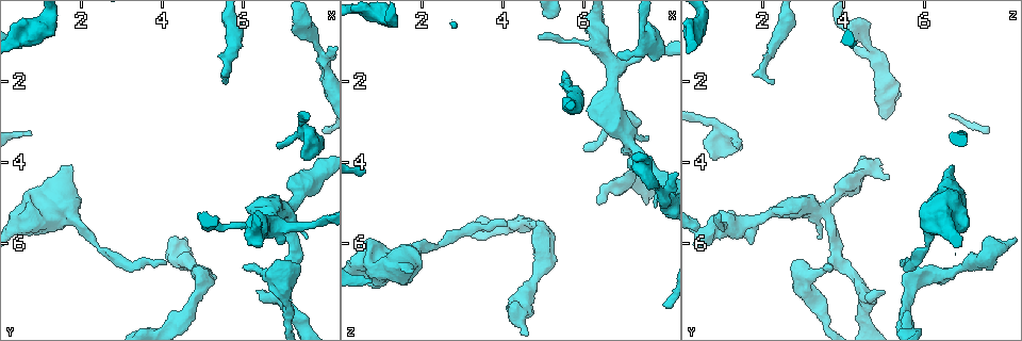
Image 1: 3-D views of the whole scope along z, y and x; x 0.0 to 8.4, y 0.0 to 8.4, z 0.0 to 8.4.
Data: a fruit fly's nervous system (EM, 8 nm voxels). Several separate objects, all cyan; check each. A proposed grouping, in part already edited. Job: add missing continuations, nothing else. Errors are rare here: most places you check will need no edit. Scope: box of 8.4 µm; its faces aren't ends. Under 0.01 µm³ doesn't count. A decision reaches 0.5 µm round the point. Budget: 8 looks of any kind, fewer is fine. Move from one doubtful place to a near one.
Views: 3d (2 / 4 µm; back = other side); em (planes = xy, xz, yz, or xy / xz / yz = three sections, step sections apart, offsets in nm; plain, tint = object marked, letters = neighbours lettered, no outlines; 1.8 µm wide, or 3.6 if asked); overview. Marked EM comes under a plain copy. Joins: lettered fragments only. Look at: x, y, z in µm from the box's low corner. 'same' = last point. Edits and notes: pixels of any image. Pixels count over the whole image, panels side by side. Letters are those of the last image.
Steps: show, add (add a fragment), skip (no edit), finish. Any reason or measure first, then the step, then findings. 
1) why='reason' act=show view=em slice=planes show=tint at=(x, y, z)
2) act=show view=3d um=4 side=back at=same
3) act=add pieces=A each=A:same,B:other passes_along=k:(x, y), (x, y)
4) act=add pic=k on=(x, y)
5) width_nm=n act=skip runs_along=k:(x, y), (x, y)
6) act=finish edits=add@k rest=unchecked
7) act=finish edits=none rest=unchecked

why='free end' act=show view=em slice=planes show=letters at=(5.55, 2.10, 2.25)

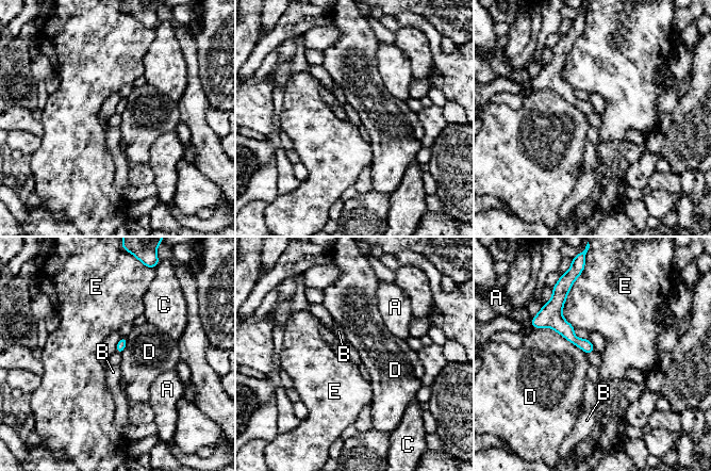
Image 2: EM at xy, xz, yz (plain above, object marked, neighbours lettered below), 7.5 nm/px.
act=skip each=A:other,B:other,C:other,D:other,E:other border=2:(534, 328), (550, 327), (585, 354) found='no lettered fragment goes on from it'

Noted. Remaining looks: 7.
why='end of a long branch' act=show view=3d um=4 at=(4.10, 6.50, 5.55)

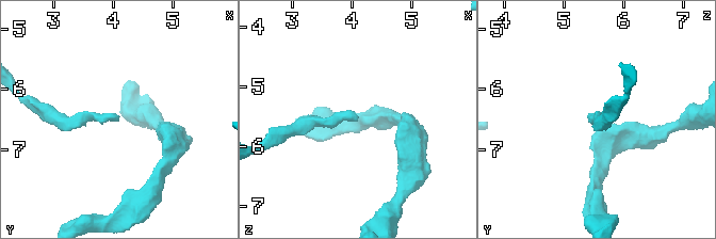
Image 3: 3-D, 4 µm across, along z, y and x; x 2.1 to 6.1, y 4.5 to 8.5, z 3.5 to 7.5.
why='need the tissue' act=show view=em slice=planes show=letters at=(4.05, 6.50, 5.55)

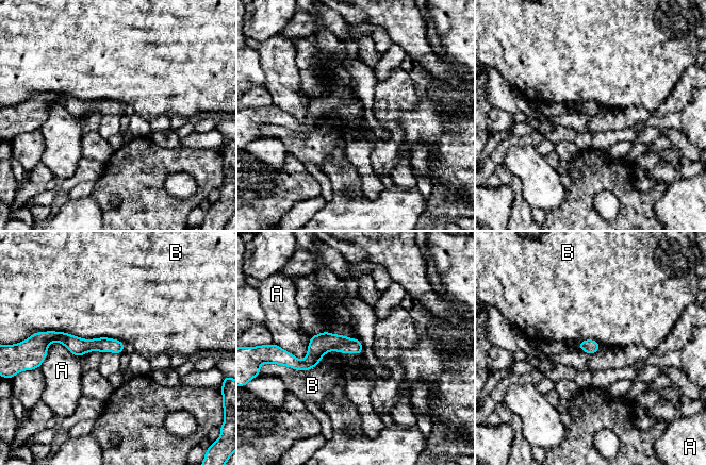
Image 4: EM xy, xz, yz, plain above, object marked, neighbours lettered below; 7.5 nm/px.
act=skip each=A:other,B:other border=4:(47, 330), (124, 344) found='no lettered fragment goes on from it'

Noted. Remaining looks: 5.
why='branch stops here' act=show view=em slice=planes show=letters at=(6.00, 6.55, 3.70)

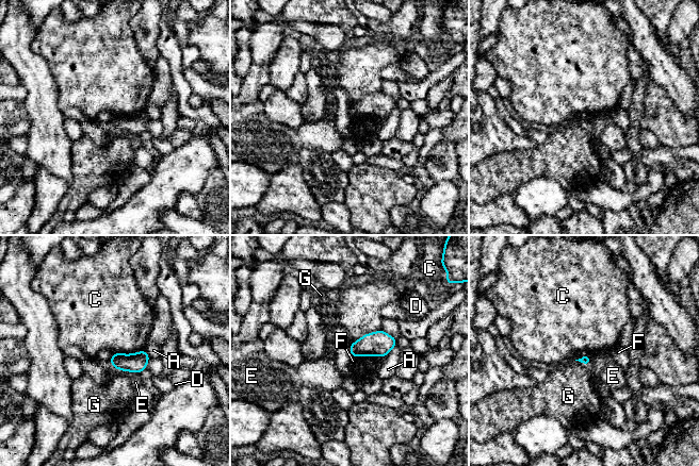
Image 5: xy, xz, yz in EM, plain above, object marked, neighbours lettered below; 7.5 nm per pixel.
act=skip each=A:other,C:other,D:other,E:other,F:other,G:other border=5:(143, 349), (131, 353), (113, 353) found='none of them fits'

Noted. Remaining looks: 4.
act=finish edits=none rest=unchecked

